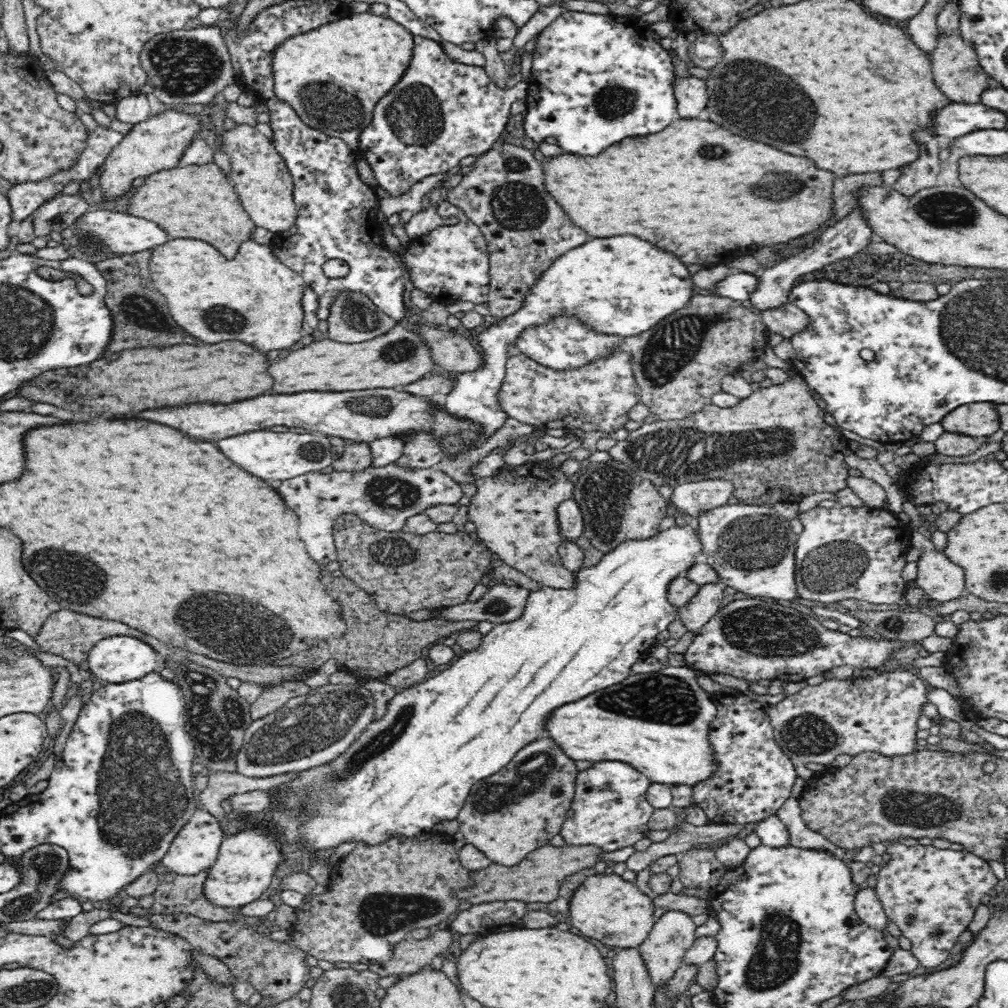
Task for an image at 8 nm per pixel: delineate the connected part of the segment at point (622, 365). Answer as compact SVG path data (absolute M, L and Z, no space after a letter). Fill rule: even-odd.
M621 346L575 369L556 370L541 365L522 351L513 351L505 364L496 403L510 418L535 429L616 432L630 420L630 410L639 401L639 388L632 370L632 357Z

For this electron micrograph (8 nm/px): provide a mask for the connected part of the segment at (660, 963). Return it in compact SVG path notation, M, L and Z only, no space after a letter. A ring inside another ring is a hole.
M669 910L653 922L648 936L638 947L655 987L667 984L667 980L678 970L678 967L682 966L681 960L695 940L696 927L692 915L686 911Z

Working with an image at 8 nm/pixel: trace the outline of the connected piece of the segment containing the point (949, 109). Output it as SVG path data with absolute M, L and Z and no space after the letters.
M980 102L948 104L936 110L930 122L930 132L955 139L974 131L1004 129L1005 124L1004 112L988 108Z

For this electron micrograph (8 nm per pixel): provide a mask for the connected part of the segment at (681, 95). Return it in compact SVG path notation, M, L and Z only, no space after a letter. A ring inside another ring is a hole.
M673 76L672 92L676 101L676 112L680 119L703 118L708 102L707 86L702 79Z

